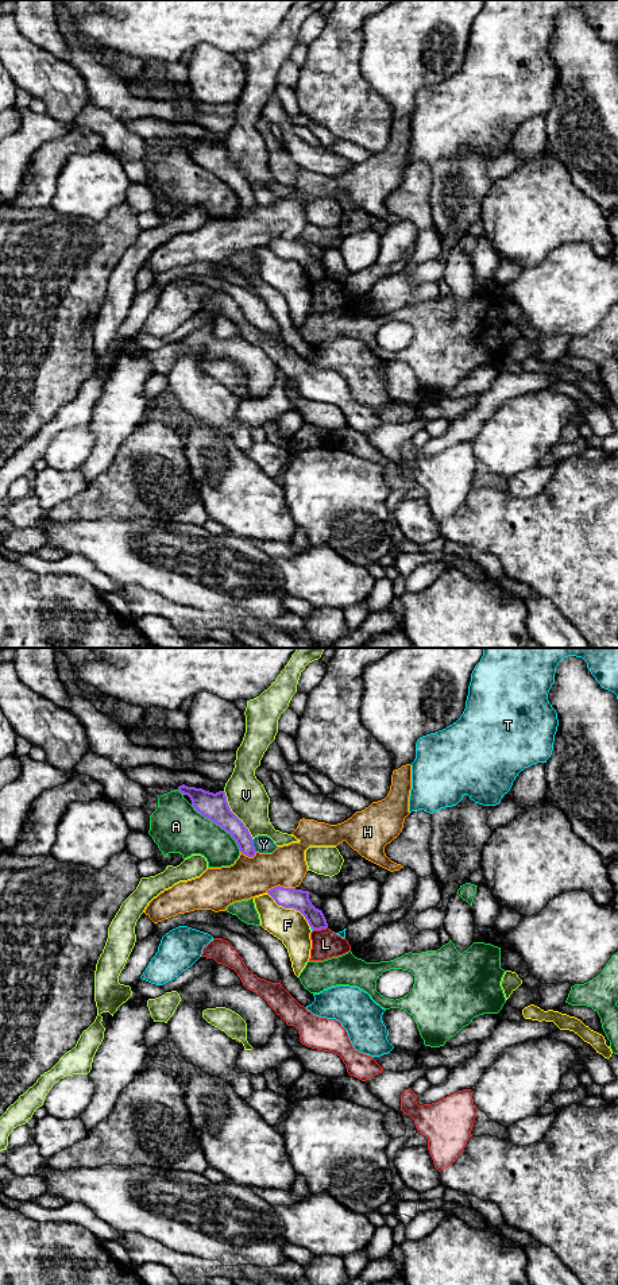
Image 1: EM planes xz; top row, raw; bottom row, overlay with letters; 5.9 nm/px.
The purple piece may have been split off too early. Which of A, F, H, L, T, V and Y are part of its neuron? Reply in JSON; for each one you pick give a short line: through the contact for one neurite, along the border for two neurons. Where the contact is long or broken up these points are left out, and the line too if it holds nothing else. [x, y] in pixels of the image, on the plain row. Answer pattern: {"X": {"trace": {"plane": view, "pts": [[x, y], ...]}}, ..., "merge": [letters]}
{"merge": []}

